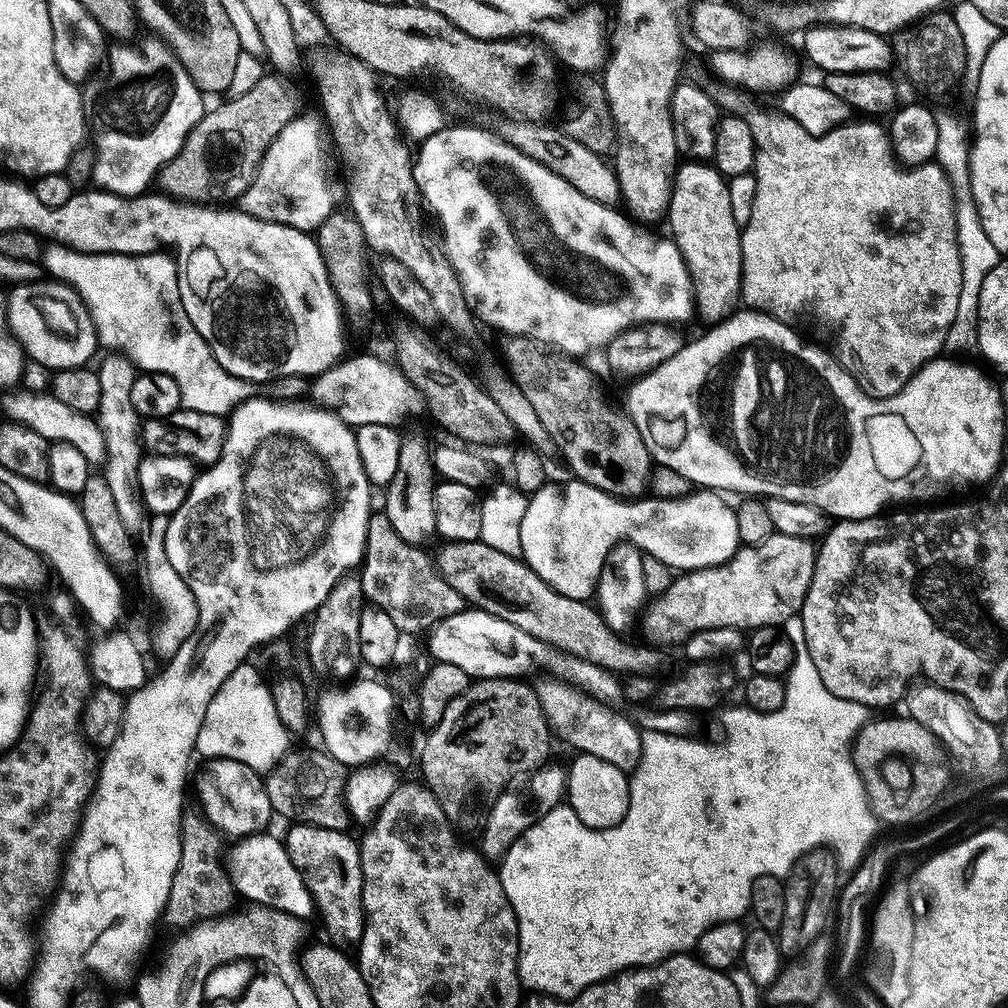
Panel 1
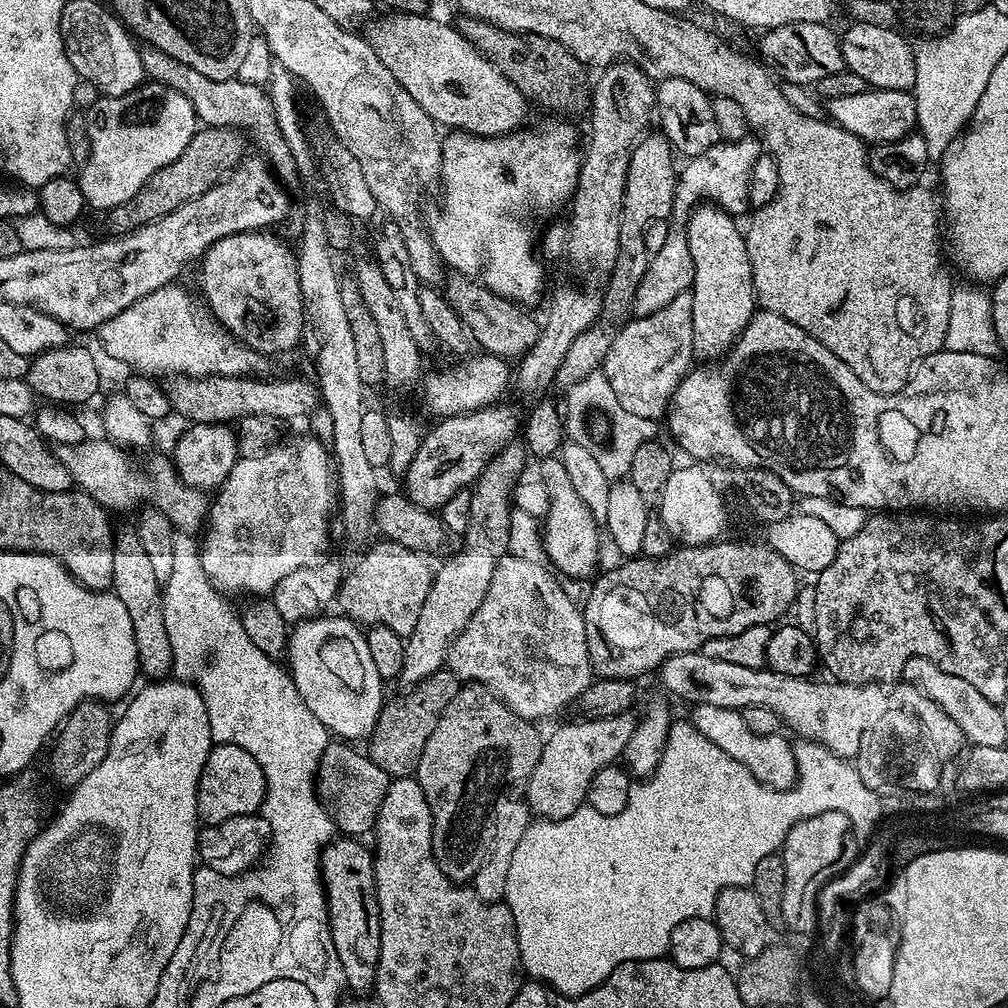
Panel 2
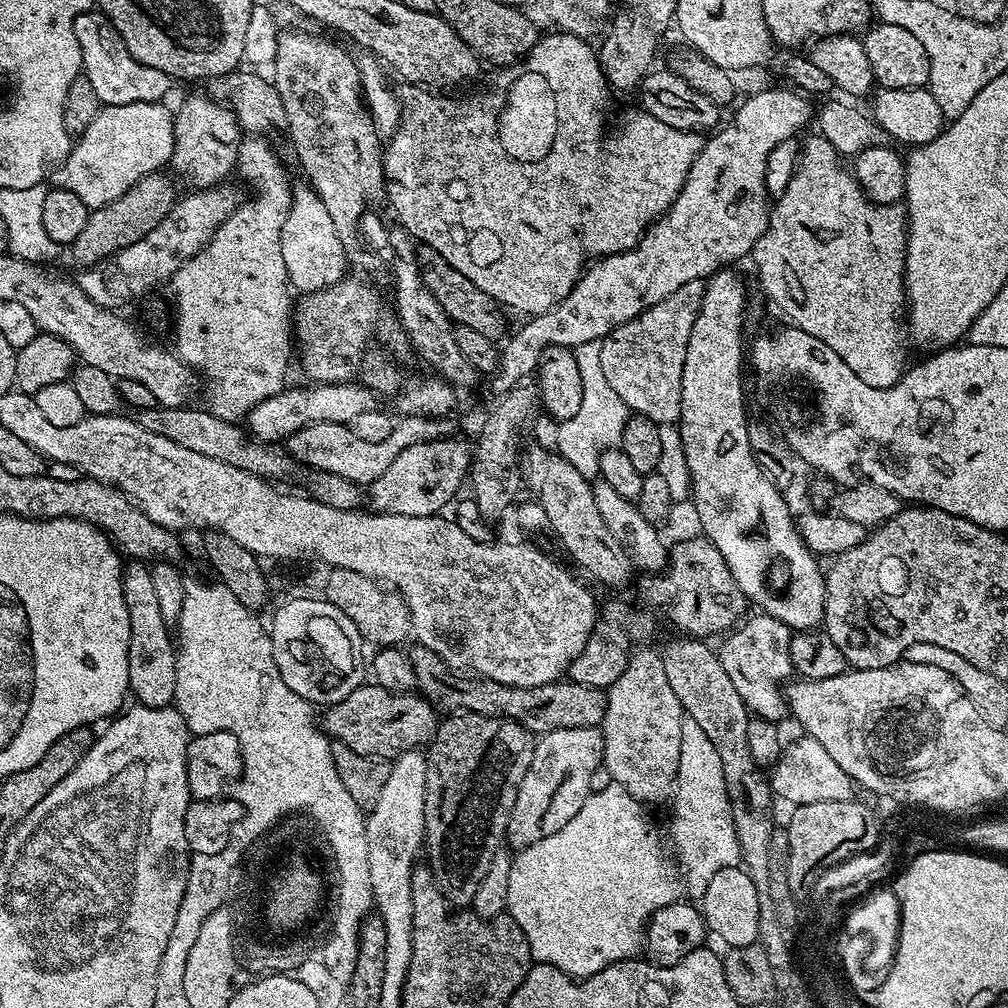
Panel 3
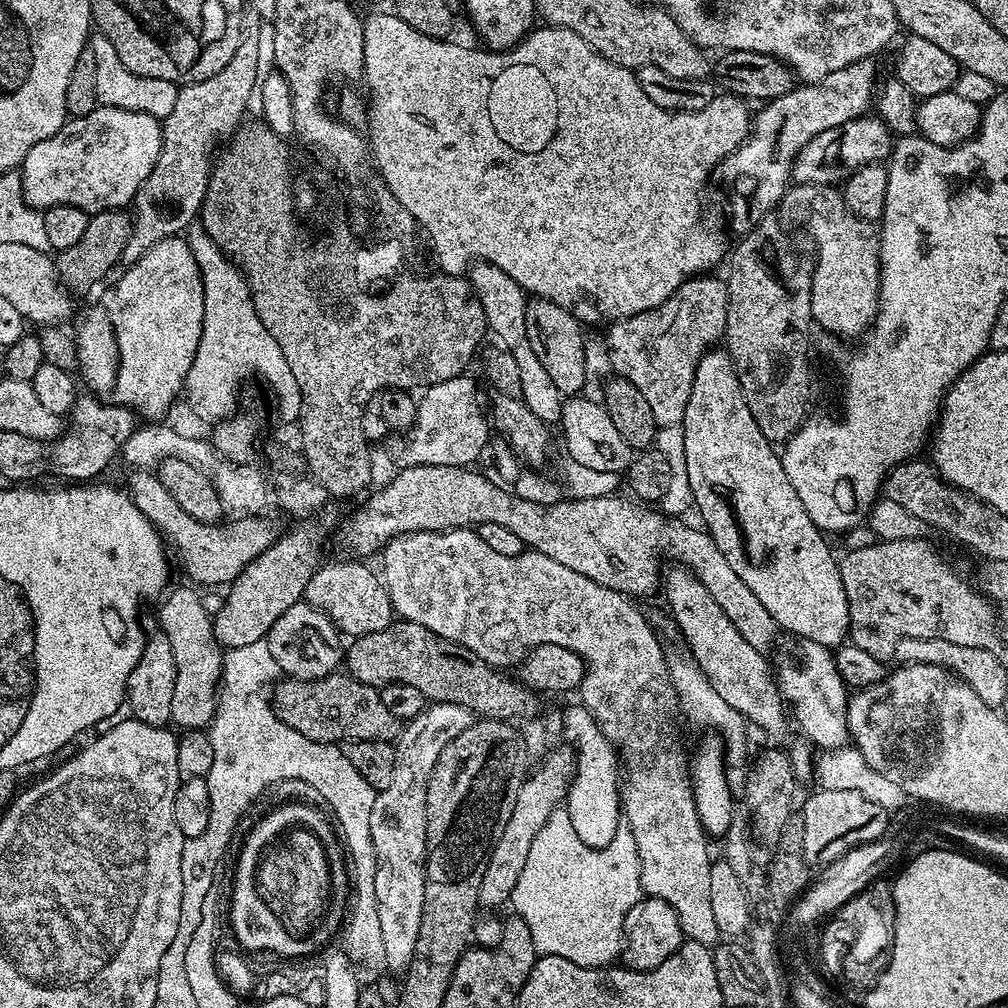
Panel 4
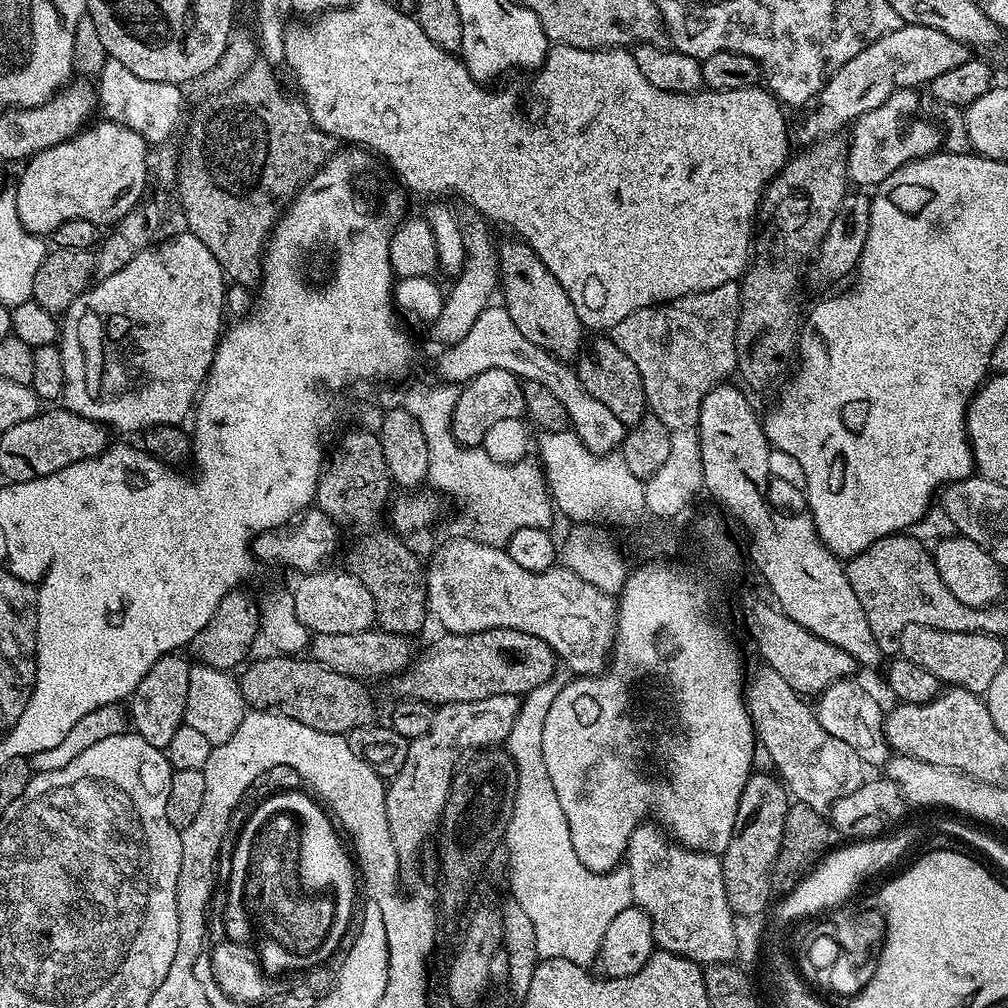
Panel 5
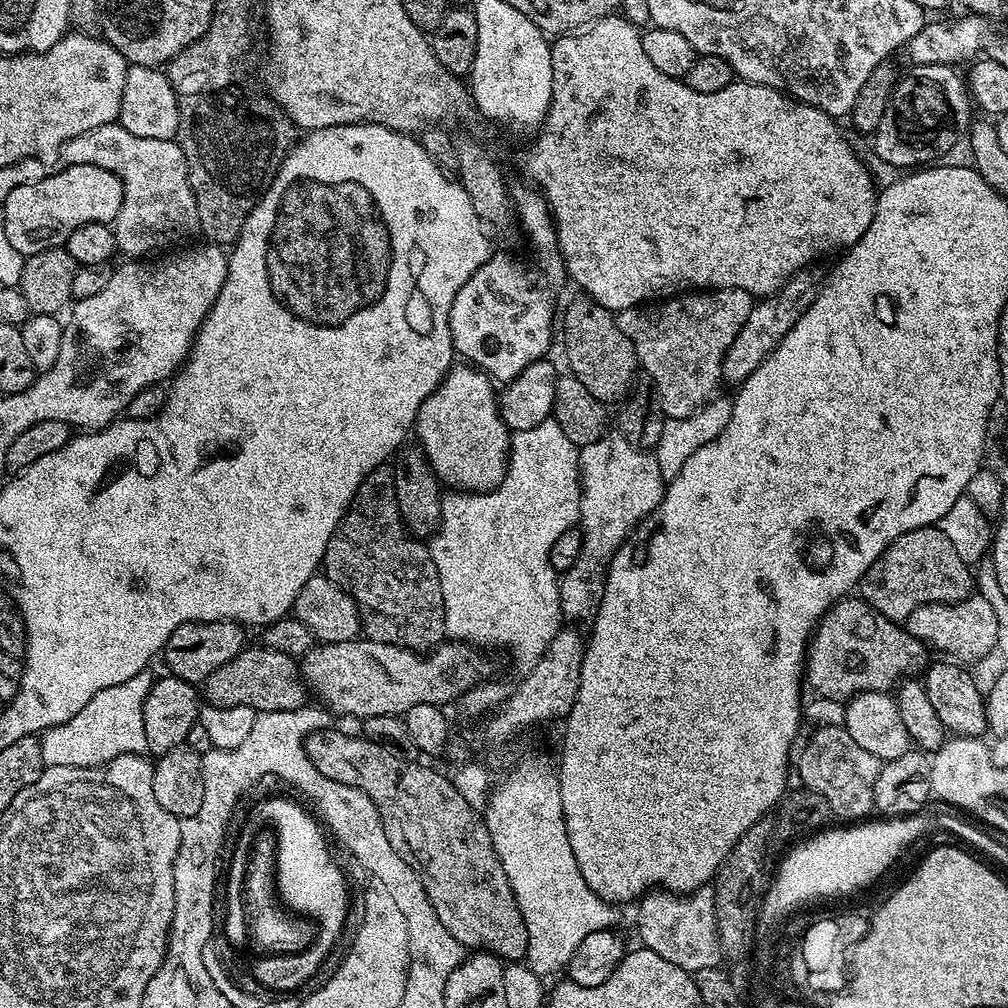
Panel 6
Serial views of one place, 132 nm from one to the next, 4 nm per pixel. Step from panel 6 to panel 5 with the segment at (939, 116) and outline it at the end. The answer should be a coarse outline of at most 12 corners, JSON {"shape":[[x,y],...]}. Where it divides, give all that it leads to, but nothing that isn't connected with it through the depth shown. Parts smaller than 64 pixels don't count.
{"shape":[[901,88],[851,125],[848,179],[878,186],[931,156],[941,129]]}

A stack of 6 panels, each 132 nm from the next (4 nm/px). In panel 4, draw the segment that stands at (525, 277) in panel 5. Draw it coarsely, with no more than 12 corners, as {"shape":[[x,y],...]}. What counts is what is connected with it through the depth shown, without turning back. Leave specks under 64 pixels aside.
{"shape":[[543,298],[527,301],[530,345],[560,393],[586,384],[581,321]]}

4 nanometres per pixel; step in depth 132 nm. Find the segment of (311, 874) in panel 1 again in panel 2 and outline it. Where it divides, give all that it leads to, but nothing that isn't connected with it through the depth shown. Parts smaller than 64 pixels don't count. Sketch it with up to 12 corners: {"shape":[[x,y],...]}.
{"shape":[[336,838],[322,896],[346,988],[376,987],[380,911],[373,849]]}

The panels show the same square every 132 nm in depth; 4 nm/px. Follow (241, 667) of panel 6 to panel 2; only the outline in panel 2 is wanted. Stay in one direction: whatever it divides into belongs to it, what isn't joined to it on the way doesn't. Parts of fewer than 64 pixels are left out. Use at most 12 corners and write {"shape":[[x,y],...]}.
{"shape":[[441,670],[389,699],[366,754],[390,778],[412,776],[462,681]]}

